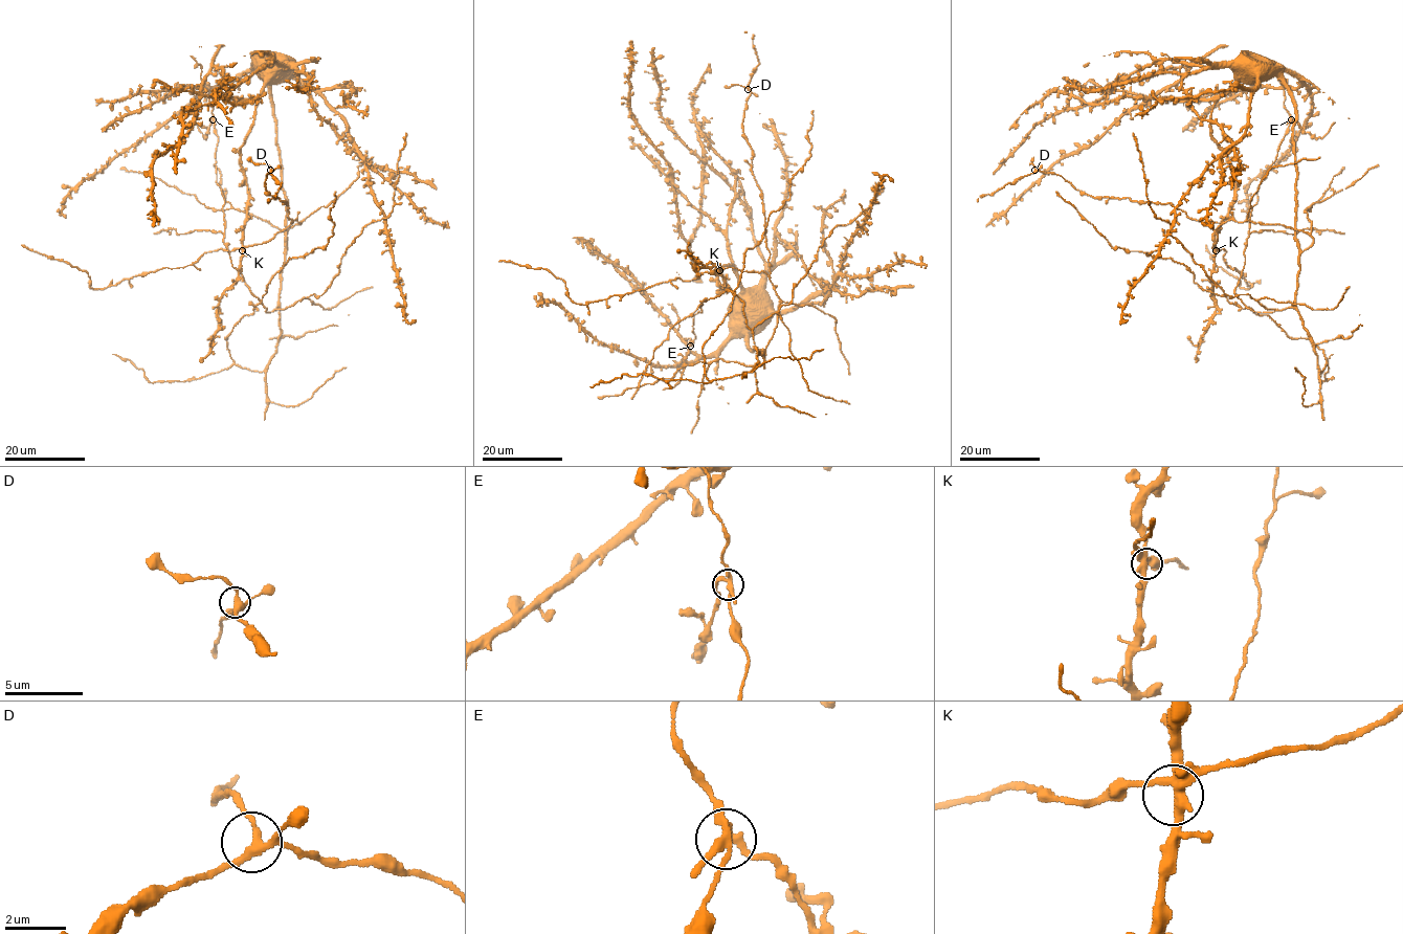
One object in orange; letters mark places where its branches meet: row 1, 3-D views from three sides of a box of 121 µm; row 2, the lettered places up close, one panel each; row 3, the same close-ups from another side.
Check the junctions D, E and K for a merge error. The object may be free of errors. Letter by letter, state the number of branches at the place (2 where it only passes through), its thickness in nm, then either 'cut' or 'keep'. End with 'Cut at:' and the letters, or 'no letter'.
D: 4 branches meet; 260 nm thick; keep
E: 4 branches meet; 280 nm thick; cut
K: 4 branches meet; 360 nm thick; keep
Cut at: E

